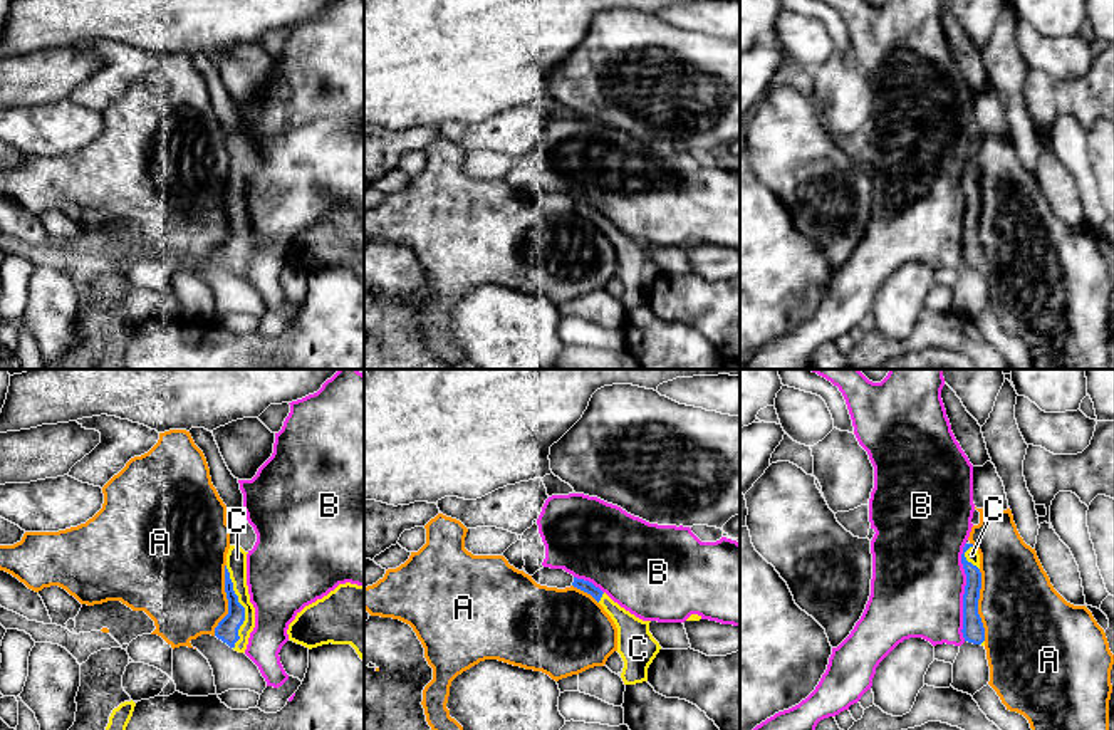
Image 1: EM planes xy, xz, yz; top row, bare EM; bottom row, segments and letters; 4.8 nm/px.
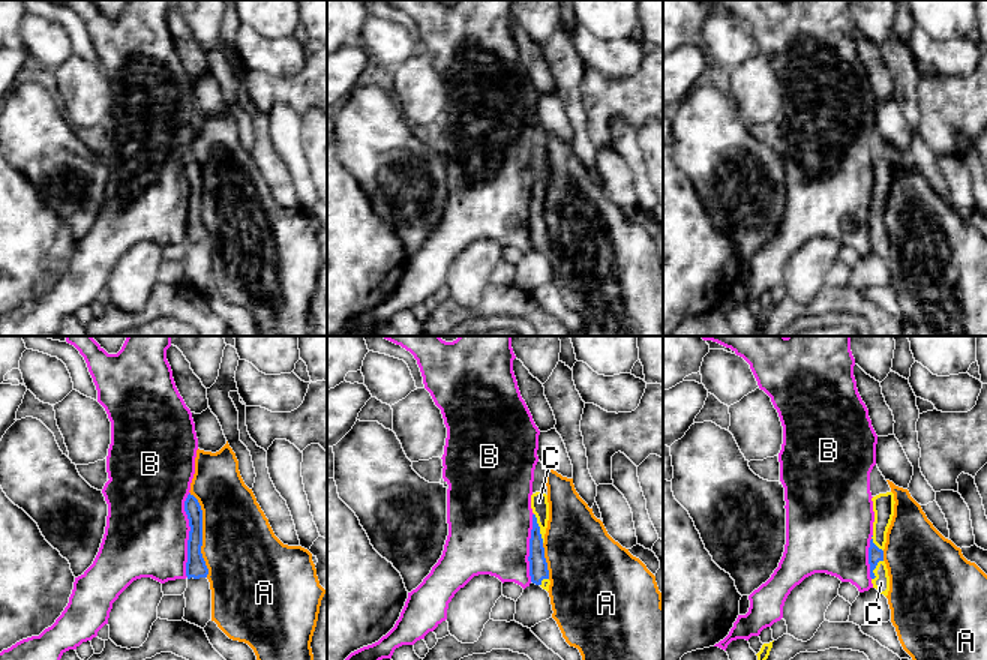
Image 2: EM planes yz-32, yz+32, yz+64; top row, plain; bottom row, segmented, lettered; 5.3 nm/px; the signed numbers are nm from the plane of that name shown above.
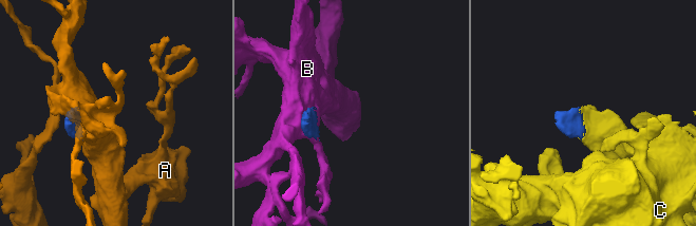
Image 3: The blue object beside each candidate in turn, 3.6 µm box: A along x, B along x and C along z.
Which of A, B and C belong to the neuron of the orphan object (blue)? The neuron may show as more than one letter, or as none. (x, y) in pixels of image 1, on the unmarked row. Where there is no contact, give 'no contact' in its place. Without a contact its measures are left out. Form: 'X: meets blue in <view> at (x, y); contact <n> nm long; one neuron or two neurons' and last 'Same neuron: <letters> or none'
A: meets blue in yz at (977, 229); contact 340 nm long; two neurons
B: meets blue in yz at (965, 215); contact 480 nm long; two neurons
C: meets blue in xy at (244, 232); contact 400 nm long; one neuron
Same neuron: C

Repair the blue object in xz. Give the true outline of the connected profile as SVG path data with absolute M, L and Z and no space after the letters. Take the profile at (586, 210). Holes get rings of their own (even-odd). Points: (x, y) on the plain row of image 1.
M574 201L572 210L591 218L614 245L617 252L617 277L624 285L621 297L624 309L648 305L648 292L661 274L649 257L651 245L636 242L589 205Z

